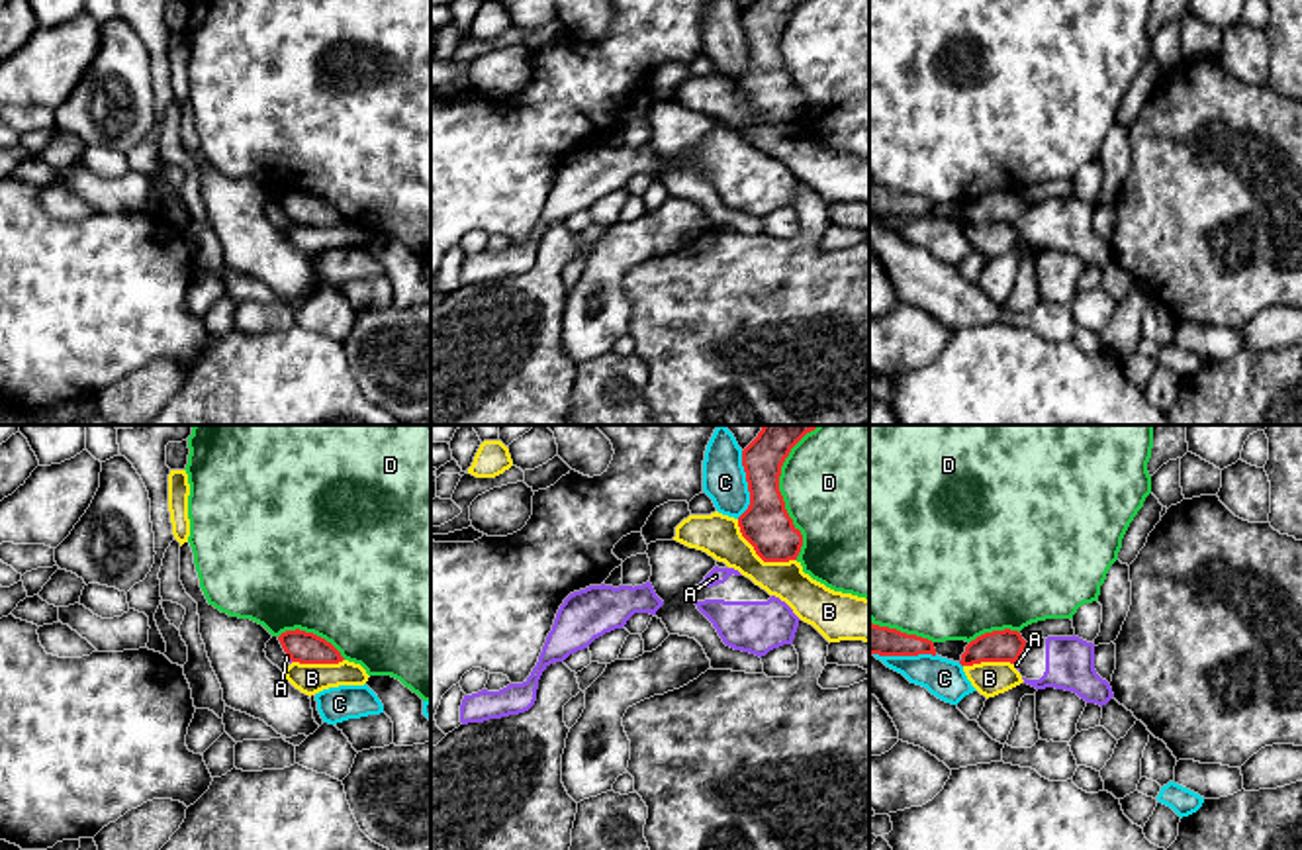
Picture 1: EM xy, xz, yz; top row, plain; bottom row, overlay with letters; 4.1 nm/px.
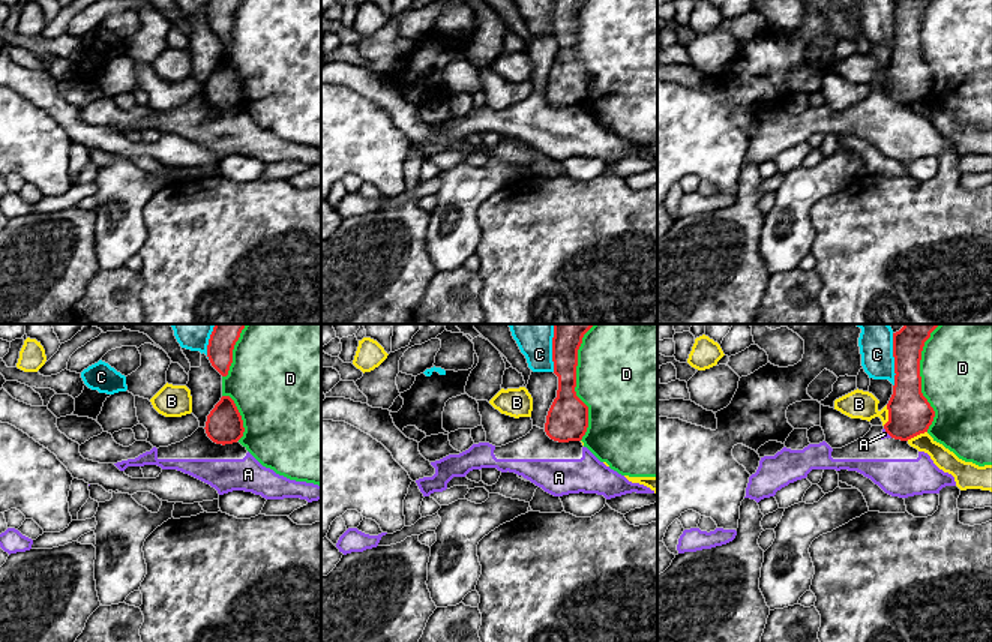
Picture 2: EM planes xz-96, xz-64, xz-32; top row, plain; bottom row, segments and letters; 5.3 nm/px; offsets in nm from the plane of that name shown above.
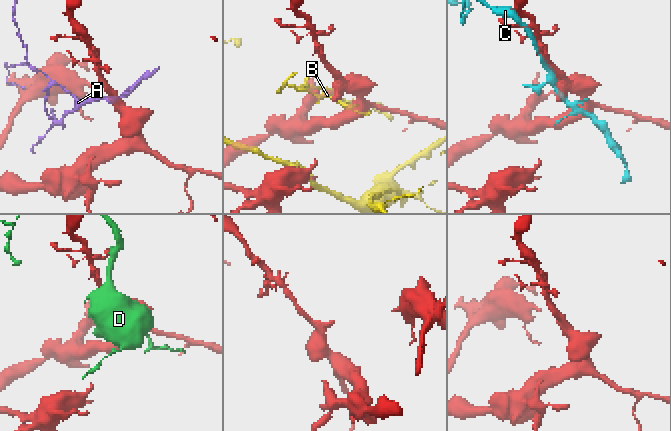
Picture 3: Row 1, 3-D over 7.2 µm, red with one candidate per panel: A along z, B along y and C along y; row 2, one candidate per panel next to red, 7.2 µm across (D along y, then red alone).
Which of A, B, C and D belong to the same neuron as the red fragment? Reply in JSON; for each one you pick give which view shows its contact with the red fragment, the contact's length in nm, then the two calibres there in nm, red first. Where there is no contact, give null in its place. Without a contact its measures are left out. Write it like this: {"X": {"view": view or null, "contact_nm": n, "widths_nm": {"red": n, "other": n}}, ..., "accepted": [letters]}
{"accepted": []}

